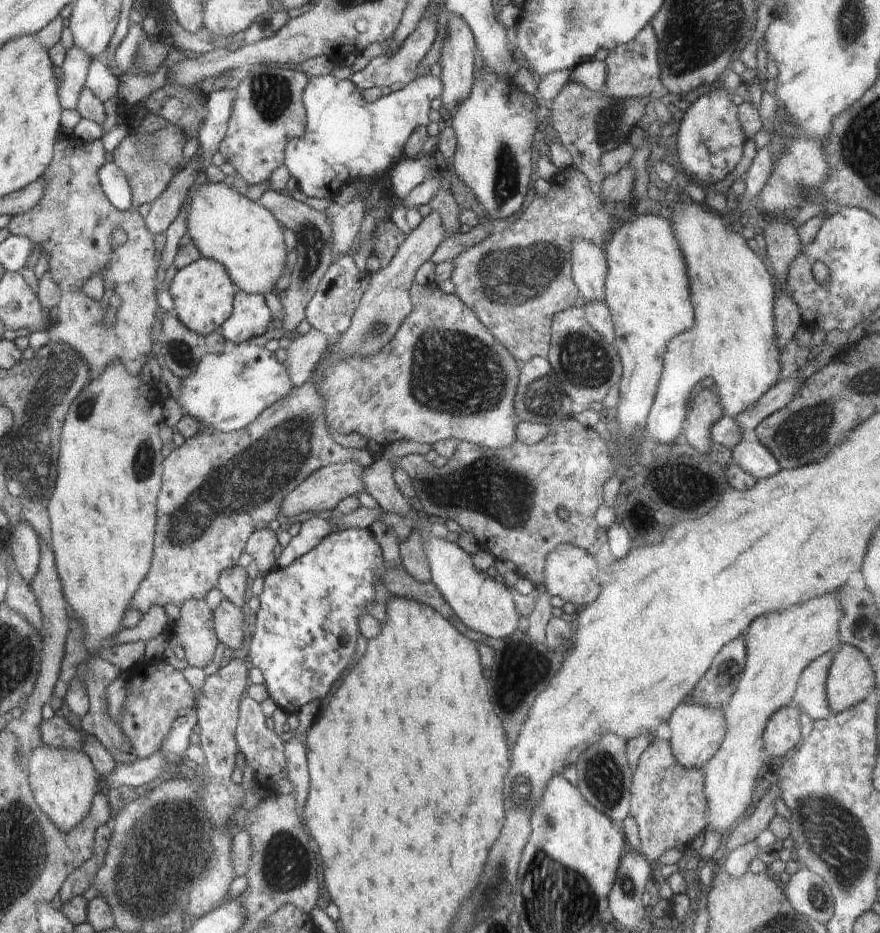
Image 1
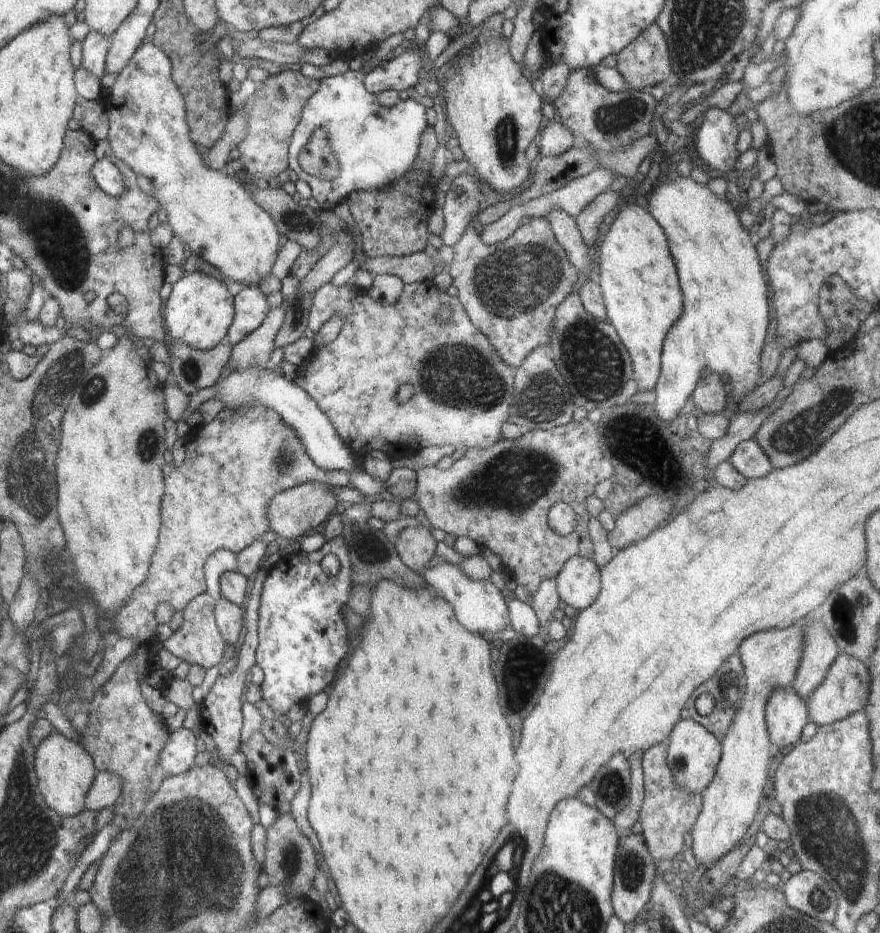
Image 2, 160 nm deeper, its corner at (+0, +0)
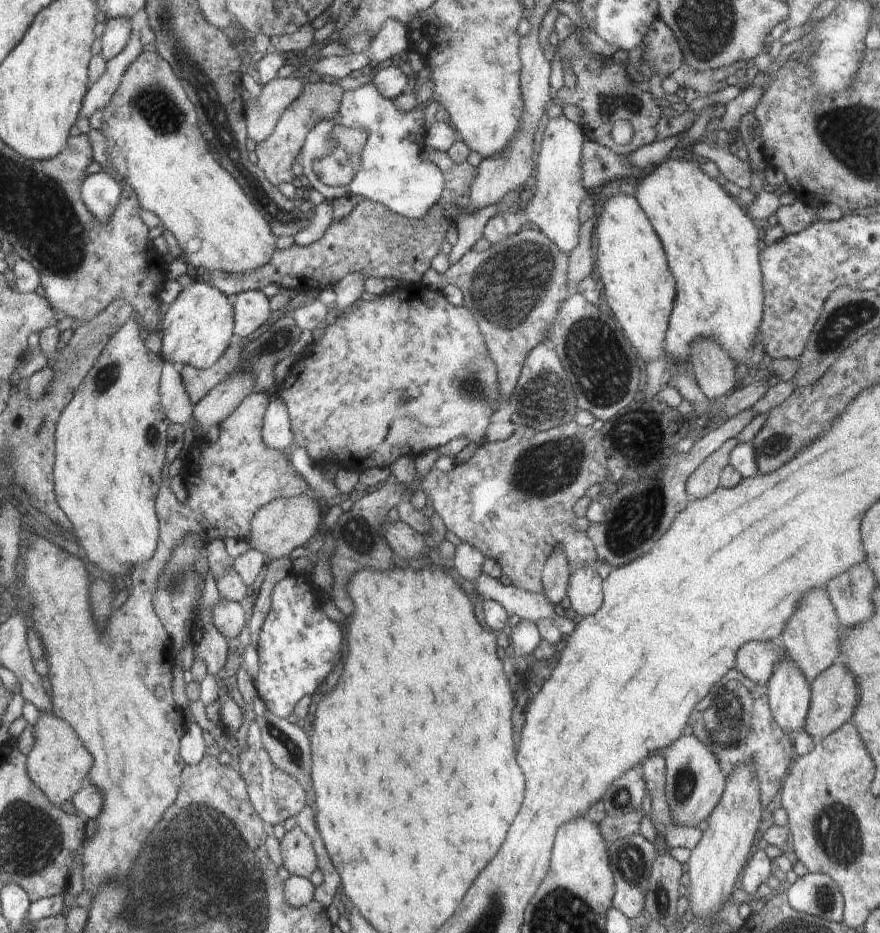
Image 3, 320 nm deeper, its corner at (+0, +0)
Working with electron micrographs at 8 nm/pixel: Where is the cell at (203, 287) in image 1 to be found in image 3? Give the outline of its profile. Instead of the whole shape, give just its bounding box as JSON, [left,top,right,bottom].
[160,282,234,368]

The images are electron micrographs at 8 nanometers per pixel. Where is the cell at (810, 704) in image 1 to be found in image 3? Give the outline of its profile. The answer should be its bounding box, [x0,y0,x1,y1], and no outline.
[779,589,841,684]

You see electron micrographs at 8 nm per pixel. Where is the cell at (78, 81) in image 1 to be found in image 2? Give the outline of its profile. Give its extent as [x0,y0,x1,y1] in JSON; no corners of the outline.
[80,31,110,80]

